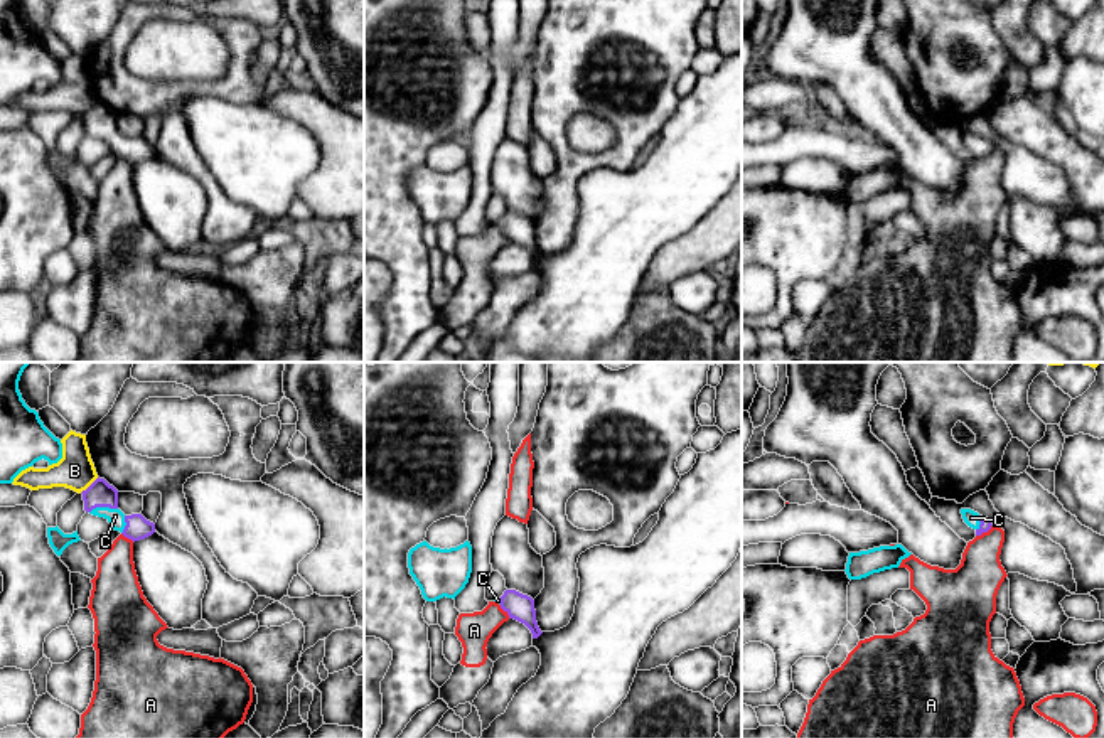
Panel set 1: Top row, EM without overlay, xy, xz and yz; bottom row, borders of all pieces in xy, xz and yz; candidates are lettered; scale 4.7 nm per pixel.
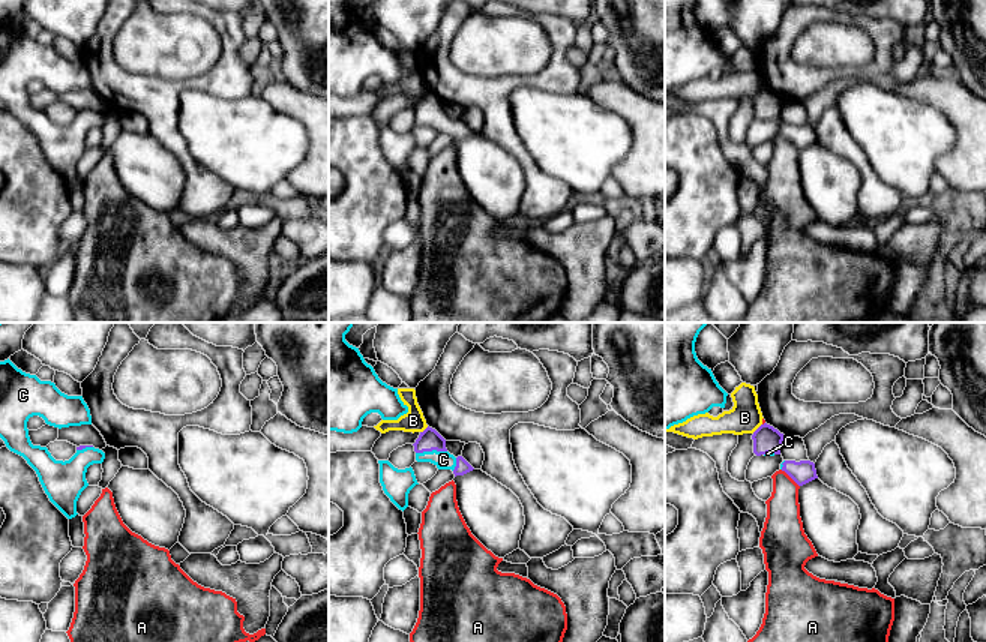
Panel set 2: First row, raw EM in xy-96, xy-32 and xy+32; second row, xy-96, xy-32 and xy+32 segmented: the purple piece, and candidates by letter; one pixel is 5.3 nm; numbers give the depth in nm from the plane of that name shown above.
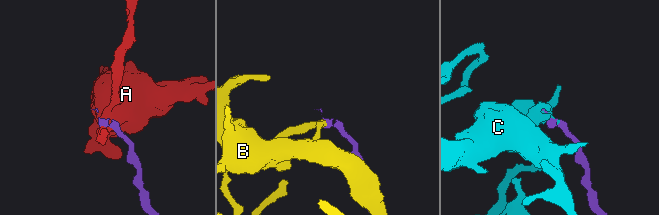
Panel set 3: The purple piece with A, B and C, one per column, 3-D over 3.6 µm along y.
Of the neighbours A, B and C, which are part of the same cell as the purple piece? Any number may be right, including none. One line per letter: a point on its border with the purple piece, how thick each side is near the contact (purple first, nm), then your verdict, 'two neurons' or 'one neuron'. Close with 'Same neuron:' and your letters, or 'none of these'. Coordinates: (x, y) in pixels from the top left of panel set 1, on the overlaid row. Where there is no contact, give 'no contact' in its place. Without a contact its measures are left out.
A: yz (985, 531) | 60/220 nm | two neurons
B: xy (90, 486) | 130/180 nm | two neurons
C: xy (103, 506) | 130/80 nm | one neuron
Same neuron: C

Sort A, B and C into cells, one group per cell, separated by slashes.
A / B / C

